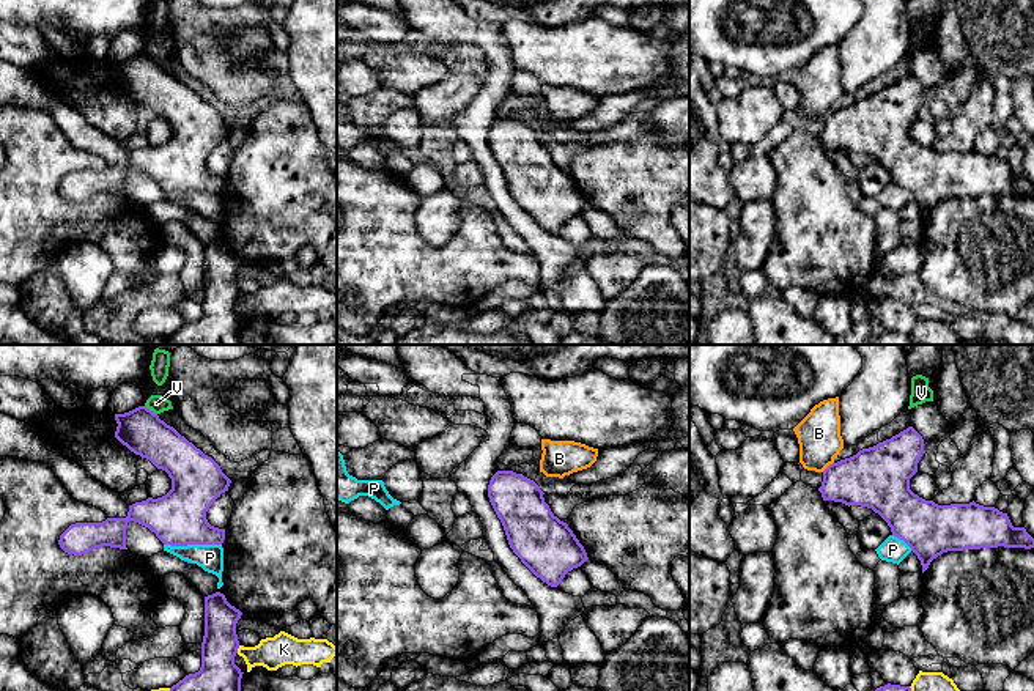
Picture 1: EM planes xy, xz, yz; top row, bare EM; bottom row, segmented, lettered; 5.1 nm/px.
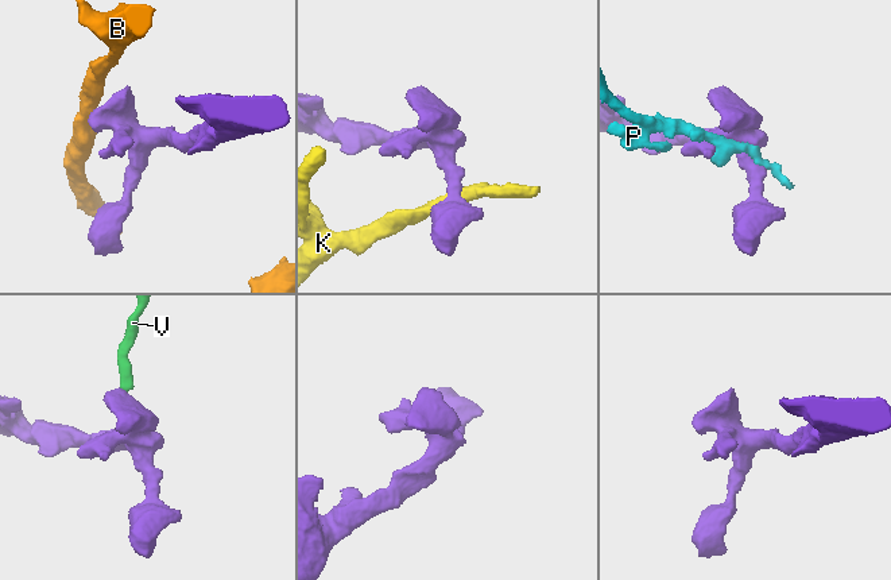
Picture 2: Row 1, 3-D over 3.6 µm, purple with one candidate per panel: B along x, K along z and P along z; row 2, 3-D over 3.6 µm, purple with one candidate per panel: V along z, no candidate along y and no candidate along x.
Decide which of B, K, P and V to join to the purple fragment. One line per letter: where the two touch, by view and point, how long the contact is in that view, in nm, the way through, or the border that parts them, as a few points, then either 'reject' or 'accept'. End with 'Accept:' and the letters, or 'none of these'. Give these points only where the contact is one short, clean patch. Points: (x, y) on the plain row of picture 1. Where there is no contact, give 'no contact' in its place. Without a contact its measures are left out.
B: contact yz (828, 114); length 80 nm; border yz (833, 109), (822, 118); reject
K: contact xy (238, 295); length 40 nm; border xy (240, 293), (236, 299); reject
P: contact xy (192, 191); length 300 nm; reject
V: contact xy (150, 57); length 80 nm; border xy (145, 52), (156, 62); reject
Accept: none of these

